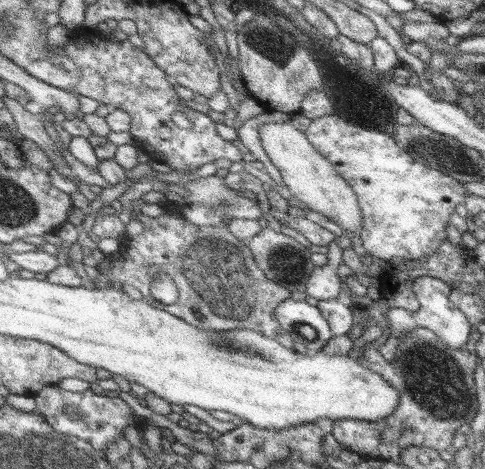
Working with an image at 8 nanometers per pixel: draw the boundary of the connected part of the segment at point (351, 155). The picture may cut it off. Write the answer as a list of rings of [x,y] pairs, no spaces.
[[[335,113],[314,120],[304,129],[304,135],[312,147],[334,165],[336,173],[348,182],[355,193],[363,216],[363,229],[359,236],[370,256],[386,262],[416,261],[434,254],[446,240],[450,216],[455,213],[457,206],[465,203],[466,195],[469,195],[458,180],[418,163],[396,144],[392,136],[355,126]]]

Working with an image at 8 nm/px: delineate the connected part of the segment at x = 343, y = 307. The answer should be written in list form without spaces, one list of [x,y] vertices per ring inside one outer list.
[[[344,294],[338,295],[332,300],[318,301],[317,307],[322,316],[328,321],[334,337],[348,334],[353,327],[351,301]]]

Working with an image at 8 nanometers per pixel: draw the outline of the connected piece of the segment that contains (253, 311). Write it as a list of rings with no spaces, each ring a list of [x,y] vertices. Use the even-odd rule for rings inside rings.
[[[166,204],[162,207],[164,212],[156,218],[140,217],[145,230],[130,238],[126,252],[106,254],[106,260],[96,267],[99,281],[94,287],[105,289],[112,287],[112,282],[132,284],[148,304],[183,318],[192,326],[208,330],[252,328],[268,338],[275,338],[282,346],[294,349],[291,334],[275,317],[276,307],[289,298],[291,292],[270,280],[256,266],[252,252],[228,228],[228,219],[220,226],[198,226],[183,217],[180,206]],[[158,276],[170,276],[175,282],[179,290],[176,302],[164,305],[151,295],[151,282]]]

